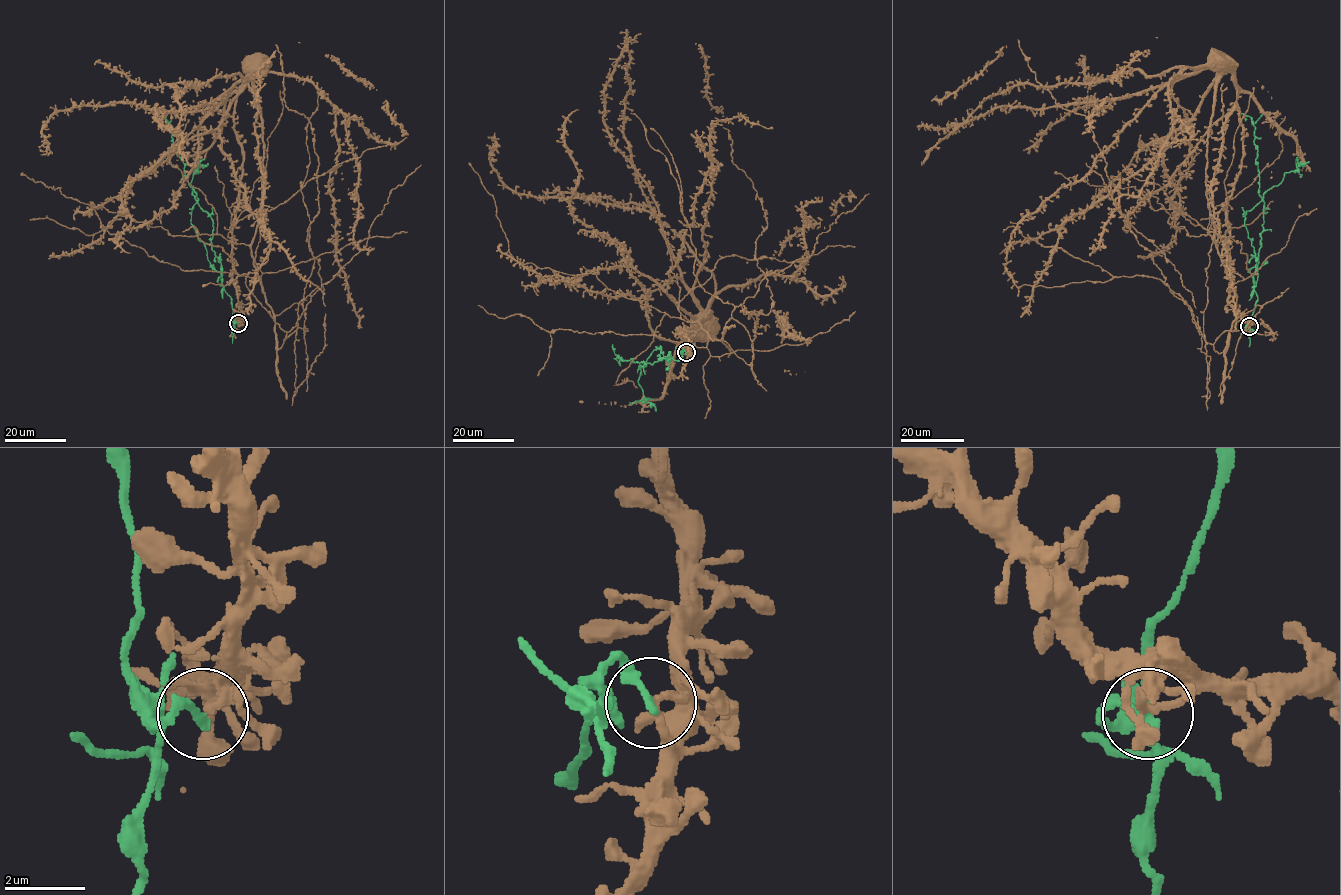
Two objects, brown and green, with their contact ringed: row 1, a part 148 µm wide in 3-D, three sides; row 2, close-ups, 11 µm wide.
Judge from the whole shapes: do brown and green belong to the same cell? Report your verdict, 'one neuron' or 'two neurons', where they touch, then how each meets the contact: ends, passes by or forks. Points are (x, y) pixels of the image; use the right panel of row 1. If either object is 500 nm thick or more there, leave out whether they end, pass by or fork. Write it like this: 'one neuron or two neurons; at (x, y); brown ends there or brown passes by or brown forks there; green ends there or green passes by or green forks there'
two neurons; at (1249, 326); brown ends there; green ends there

